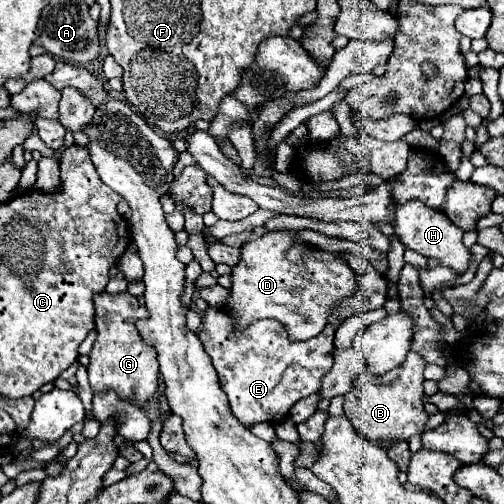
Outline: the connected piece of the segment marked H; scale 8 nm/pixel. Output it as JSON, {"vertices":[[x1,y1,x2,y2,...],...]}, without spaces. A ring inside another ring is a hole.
{"vertices":[[410,200,402,206,396,206,394,232,398,240,404,244,404,248,410,248,426,258,434,258,440,262,440,266,446,266,456,274,464,274,472,262,470,250,462,244,464,232,456,228,456,224,452,224,444,212,436,212,418,200]]}

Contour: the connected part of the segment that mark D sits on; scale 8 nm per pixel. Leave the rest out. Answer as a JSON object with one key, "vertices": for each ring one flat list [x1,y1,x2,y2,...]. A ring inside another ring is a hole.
{"vertices":[[276,230,266,232,242,248,242,258,238,266,232,268,232,296,226,302,226,312,236,320,236,328,244,328,260,318,272,318,284,324,290,340,310,340,324,330,332,306,340,298,352,296,356,290,354,270,340,258,340,252,320,250,318,246,300,240,294,230]]}

